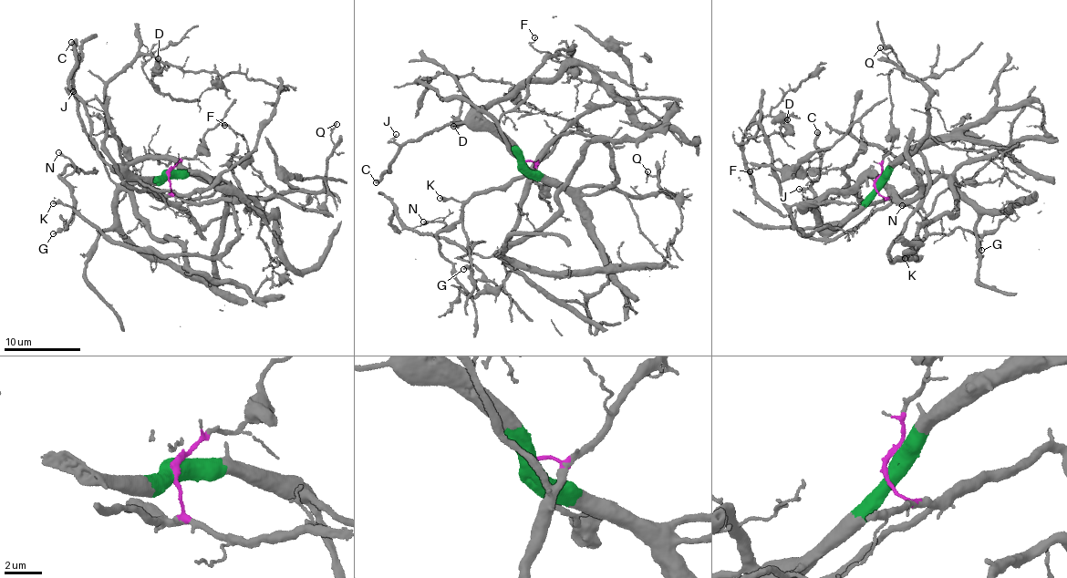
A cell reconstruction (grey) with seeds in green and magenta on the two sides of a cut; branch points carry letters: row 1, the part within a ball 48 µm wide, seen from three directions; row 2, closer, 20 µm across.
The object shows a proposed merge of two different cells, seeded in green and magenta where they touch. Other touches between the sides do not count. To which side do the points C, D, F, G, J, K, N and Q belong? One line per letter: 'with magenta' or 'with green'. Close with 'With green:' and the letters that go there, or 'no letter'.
C: with green
D: with magenta
F: with magenta
G: with green
J: with green
K: with green
N: with green
Q: with green
With green: C, G, J, K, N, Q

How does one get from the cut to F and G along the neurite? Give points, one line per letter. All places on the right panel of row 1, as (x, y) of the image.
F: (875, 183), (875, 191), (885, 199), (868, 203), (853, 191), (840, 169), (825, 173), (775, 159), (750, 171)
G: (877, 184), (921, 154), (928, 191), (892, 261), (958, 227), (982, 250)

